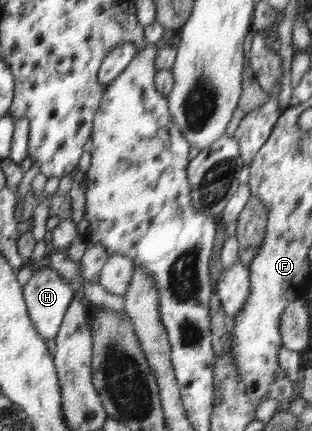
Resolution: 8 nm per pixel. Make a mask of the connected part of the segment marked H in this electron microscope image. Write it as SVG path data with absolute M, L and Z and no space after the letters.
M41 264L22 288L31 321L39 334L47 339L56 339L65 313L74 300L74 288L54 268Z

